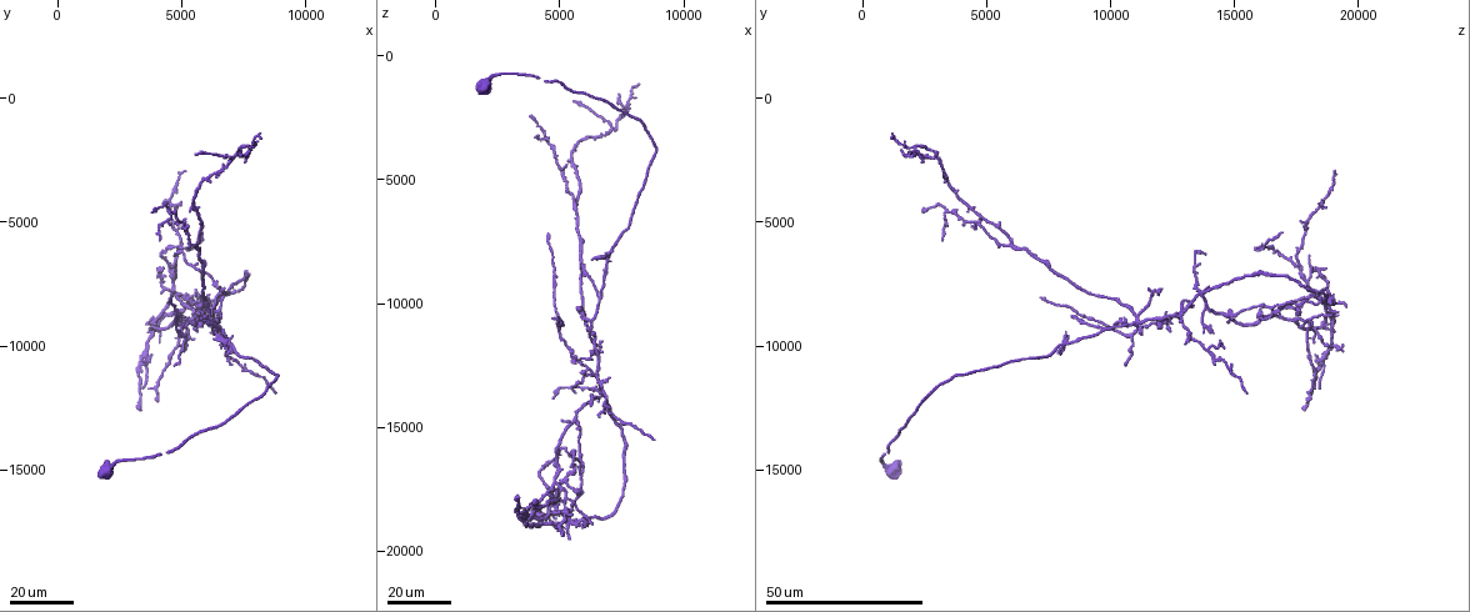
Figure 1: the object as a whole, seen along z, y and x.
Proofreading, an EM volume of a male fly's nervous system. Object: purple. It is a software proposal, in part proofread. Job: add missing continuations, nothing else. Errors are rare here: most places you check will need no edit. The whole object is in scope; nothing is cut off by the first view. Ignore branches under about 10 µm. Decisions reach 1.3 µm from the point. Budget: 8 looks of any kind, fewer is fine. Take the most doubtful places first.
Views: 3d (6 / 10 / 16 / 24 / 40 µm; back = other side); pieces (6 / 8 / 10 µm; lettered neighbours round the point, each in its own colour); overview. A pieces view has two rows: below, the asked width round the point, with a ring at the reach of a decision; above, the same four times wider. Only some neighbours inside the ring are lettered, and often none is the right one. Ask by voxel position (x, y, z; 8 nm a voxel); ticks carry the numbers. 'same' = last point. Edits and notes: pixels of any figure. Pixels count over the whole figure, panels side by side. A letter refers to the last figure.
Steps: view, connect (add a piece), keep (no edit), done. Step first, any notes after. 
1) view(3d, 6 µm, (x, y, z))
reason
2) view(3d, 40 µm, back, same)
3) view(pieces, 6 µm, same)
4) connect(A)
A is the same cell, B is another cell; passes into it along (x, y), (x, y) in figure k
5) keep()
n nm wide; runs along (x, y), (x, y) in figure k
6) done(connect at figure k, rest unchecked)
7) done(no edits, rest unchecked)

view(3d, 24 µm, (3300, 12600, 17800))
long arm stops here

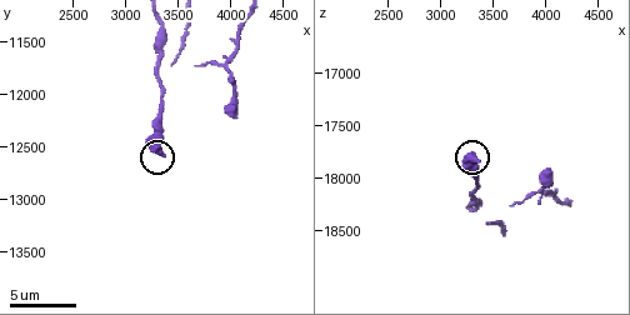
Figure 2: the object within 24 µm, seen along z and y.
view(pieces, 10 µm, (3340, 12560, 17840))

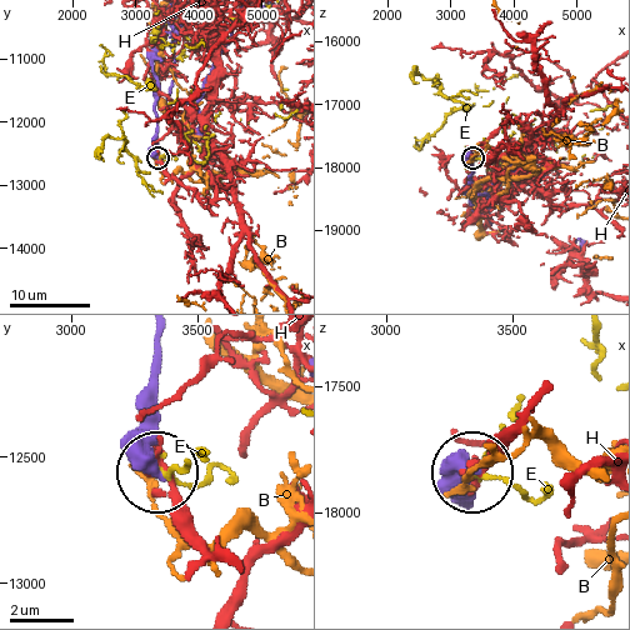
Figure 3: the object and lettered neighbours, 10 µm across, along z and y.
keep()
480 nm wide; B, E and H are other cells; runs along (159, 341), (159, 468) in figure 3; none of them fits

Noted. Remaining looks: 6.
view(3d, 16 µm, (4000, 5600, 3300))
branch stops here

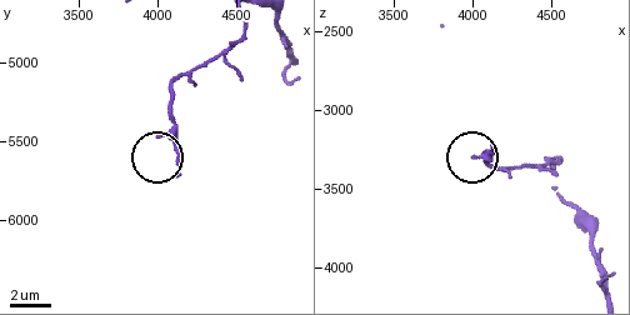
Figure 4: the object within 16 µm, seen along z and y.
view(pieces, 6 µm, (4120, 5720, 3240))
what lies round it

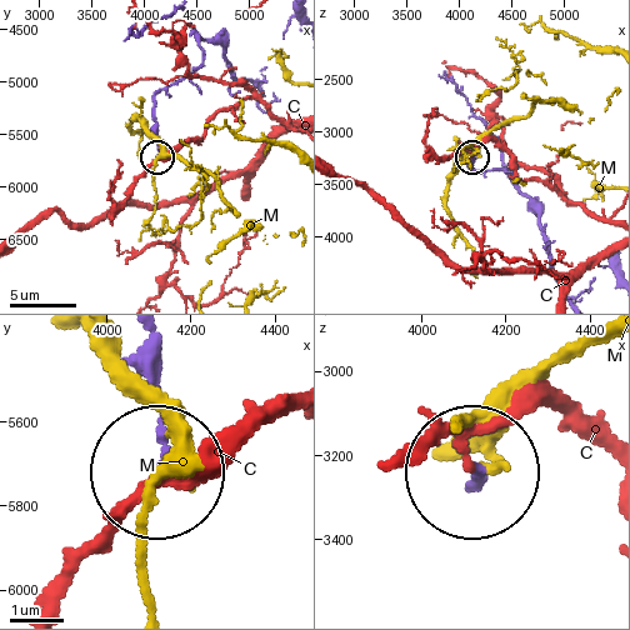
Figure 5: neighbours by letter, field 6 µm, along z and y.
keep()
130 nm wide; C and M are other cells; none of them fits

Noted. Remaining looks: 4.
view(pieces, 8 µm, (4020, 12180, 17960))
branch stops here

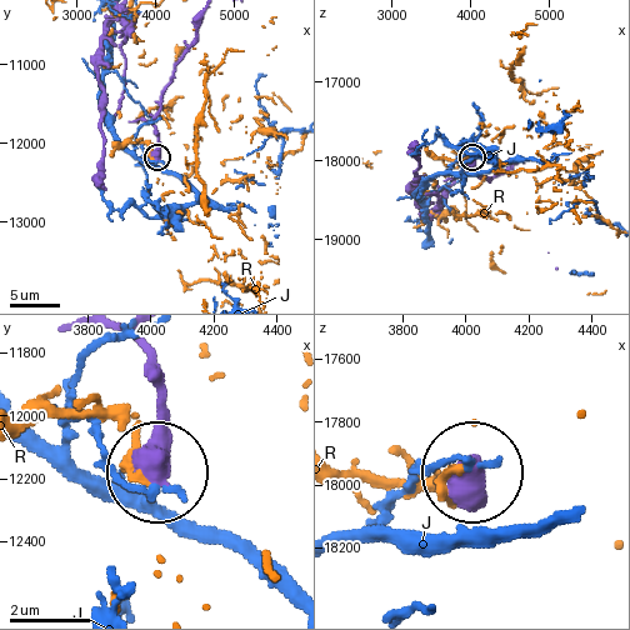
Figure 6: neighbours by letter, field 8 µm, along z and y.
keep()
490 nm wide; J and R are other cells; none of them fits

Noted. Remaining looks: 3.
view(3d, 16 µm, (8700, 11800, 15600))
an open end

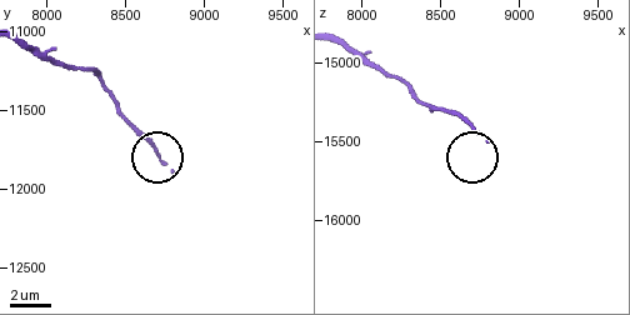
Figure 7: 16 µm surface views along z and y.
view(pieces, 8 µm, (8780, 11880, 15500))
what lies round it

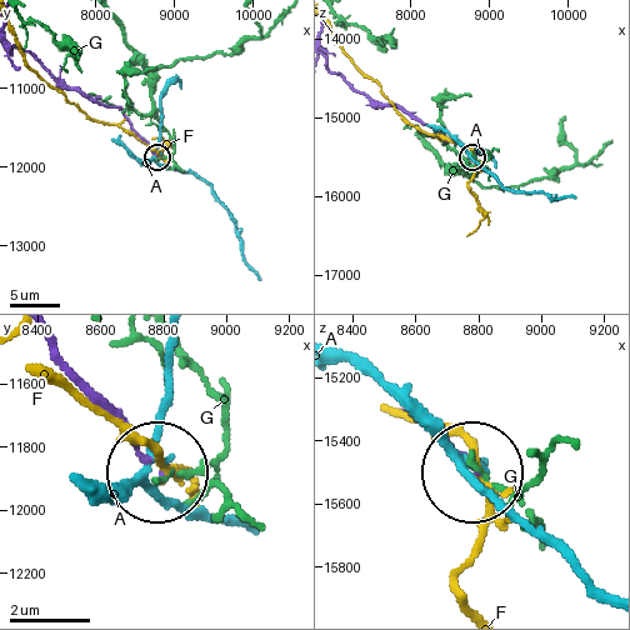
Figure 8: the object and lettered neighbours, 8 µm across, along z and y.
keep()
A, F and G are other cells; none of them fits

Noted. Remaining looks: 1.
done(no edits, rest unchecked)

